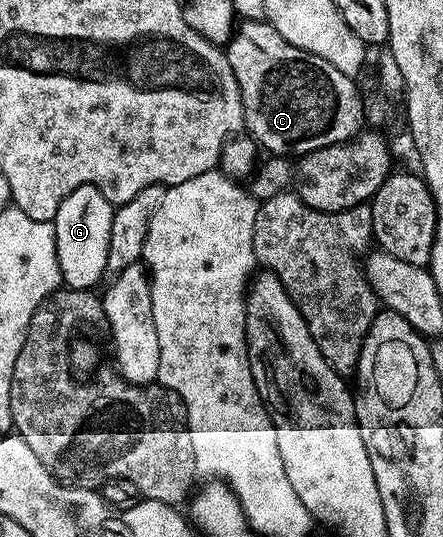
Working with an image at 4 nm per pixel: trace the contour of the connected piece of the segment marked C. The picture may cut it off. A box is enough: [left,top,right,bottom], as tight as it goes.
[225,19,365,157]

